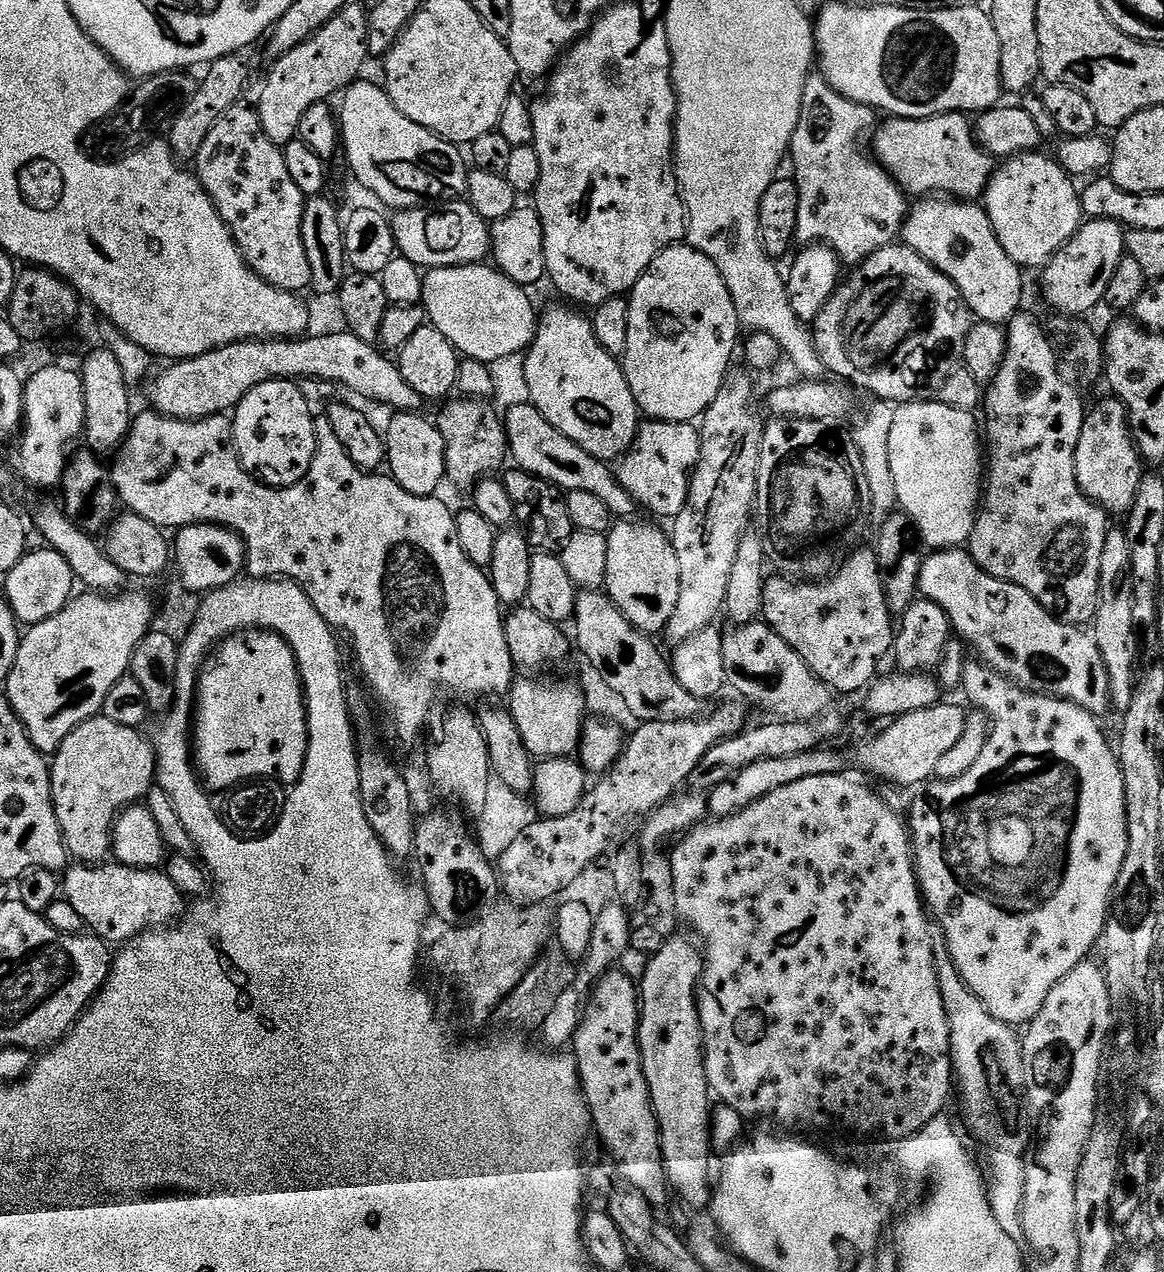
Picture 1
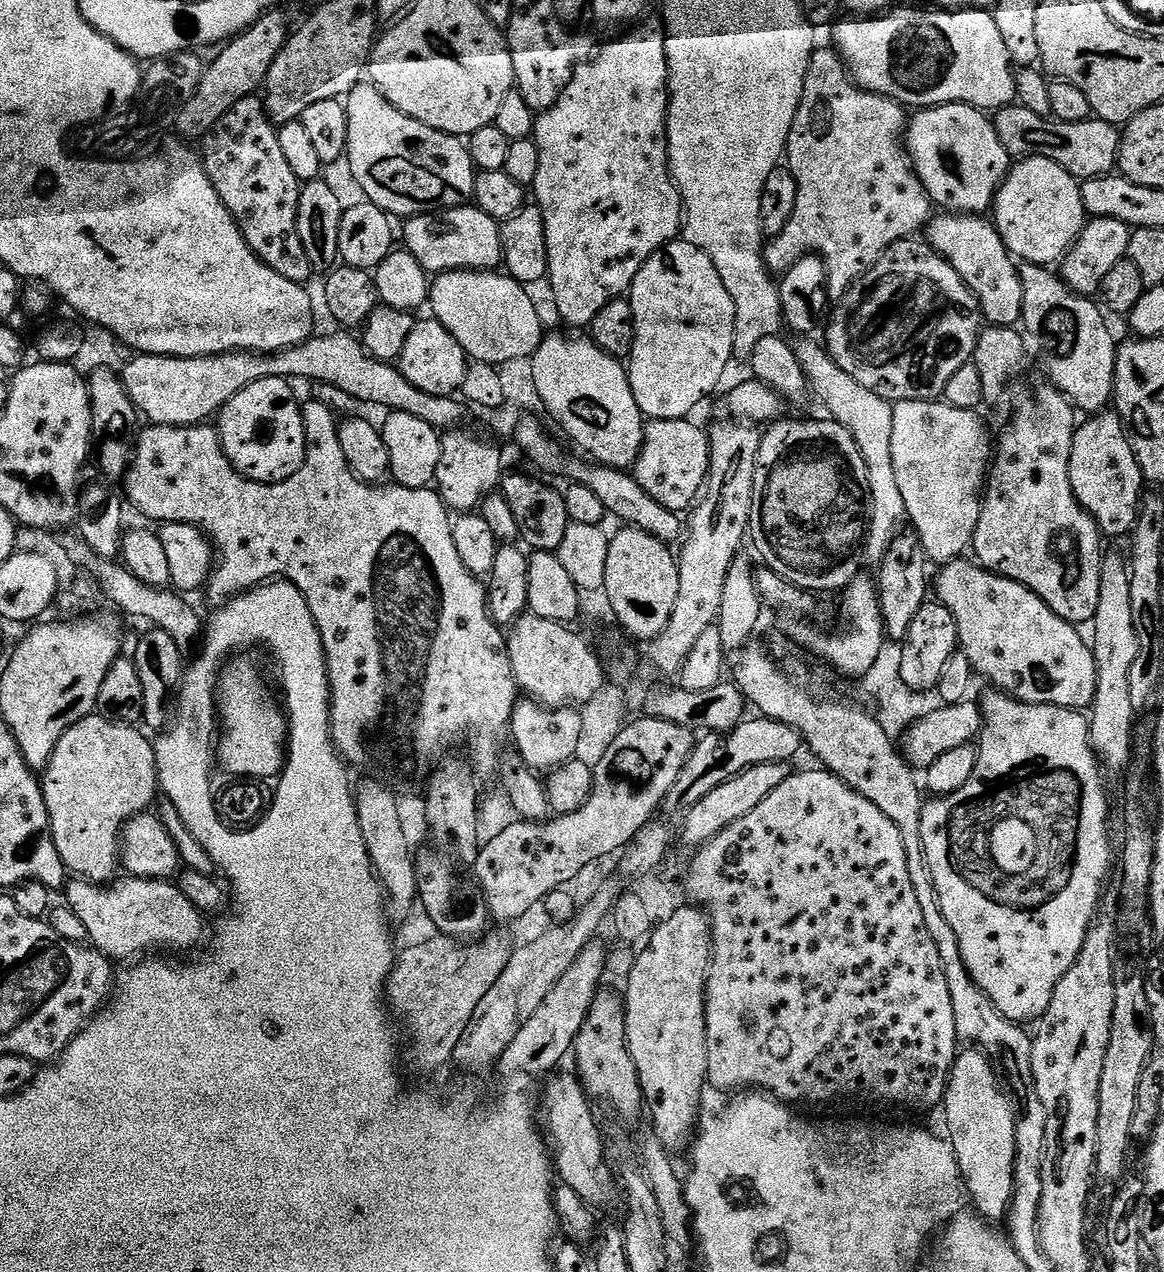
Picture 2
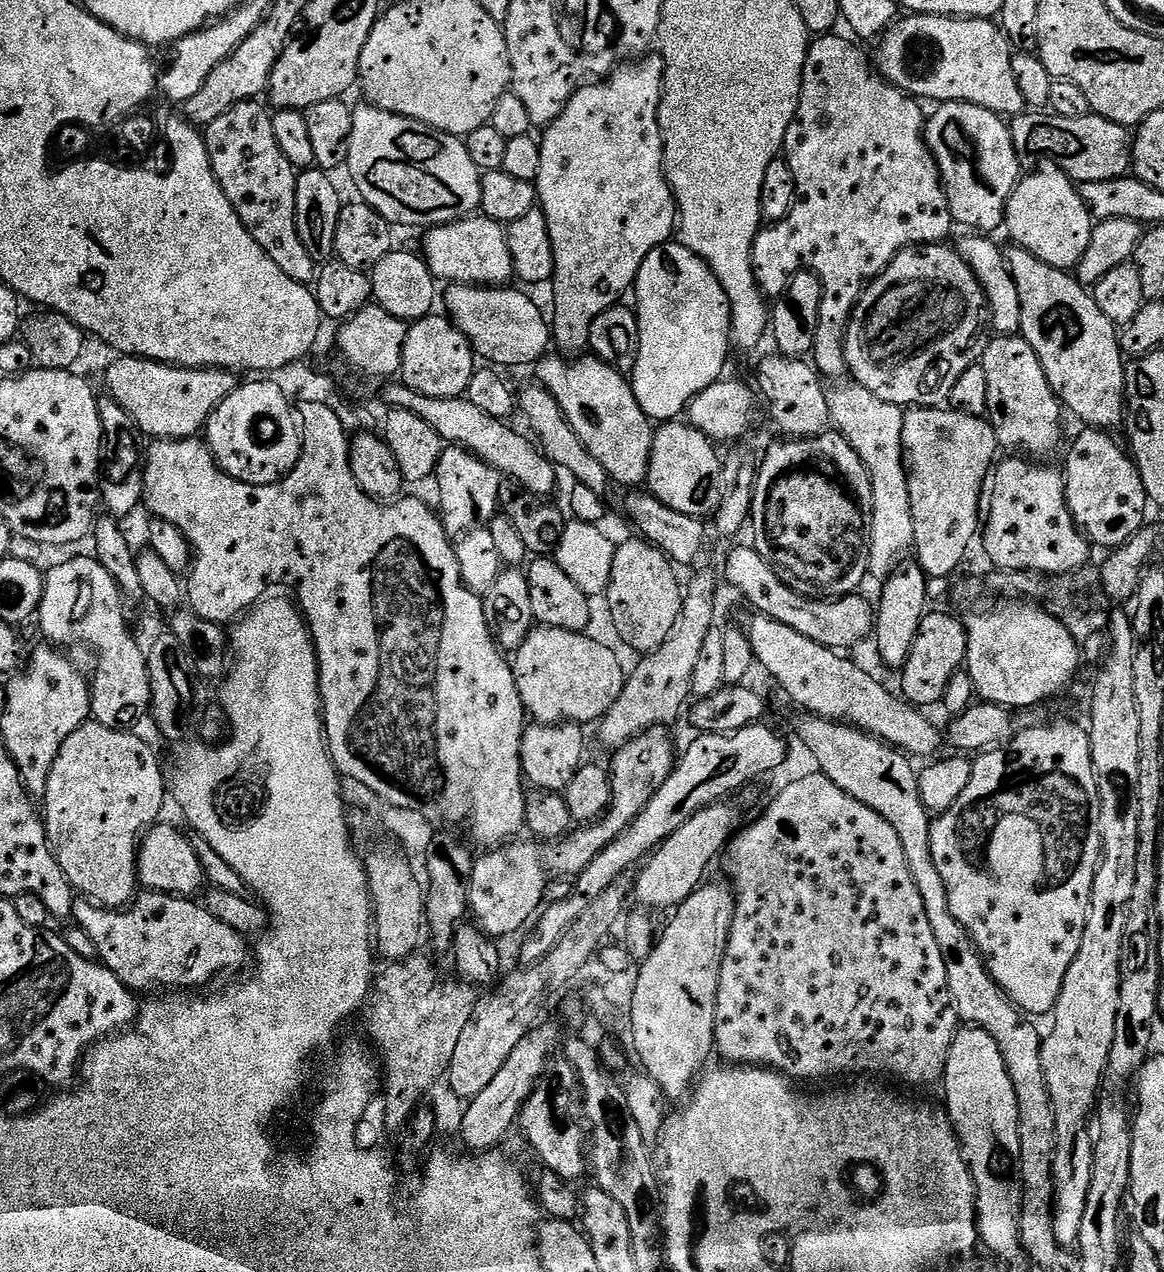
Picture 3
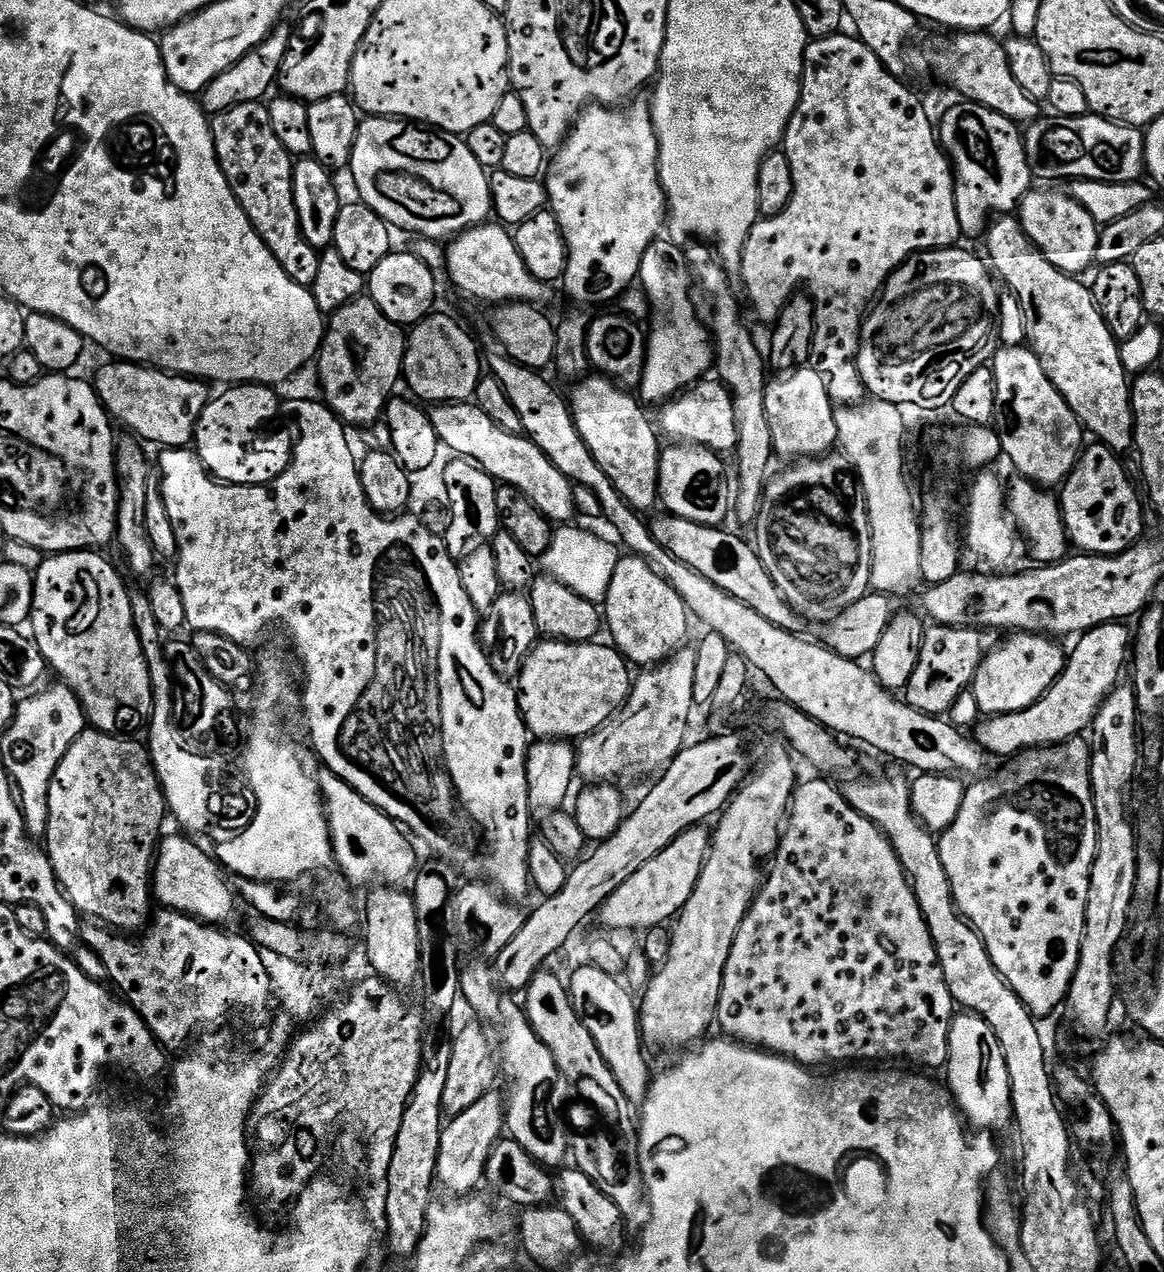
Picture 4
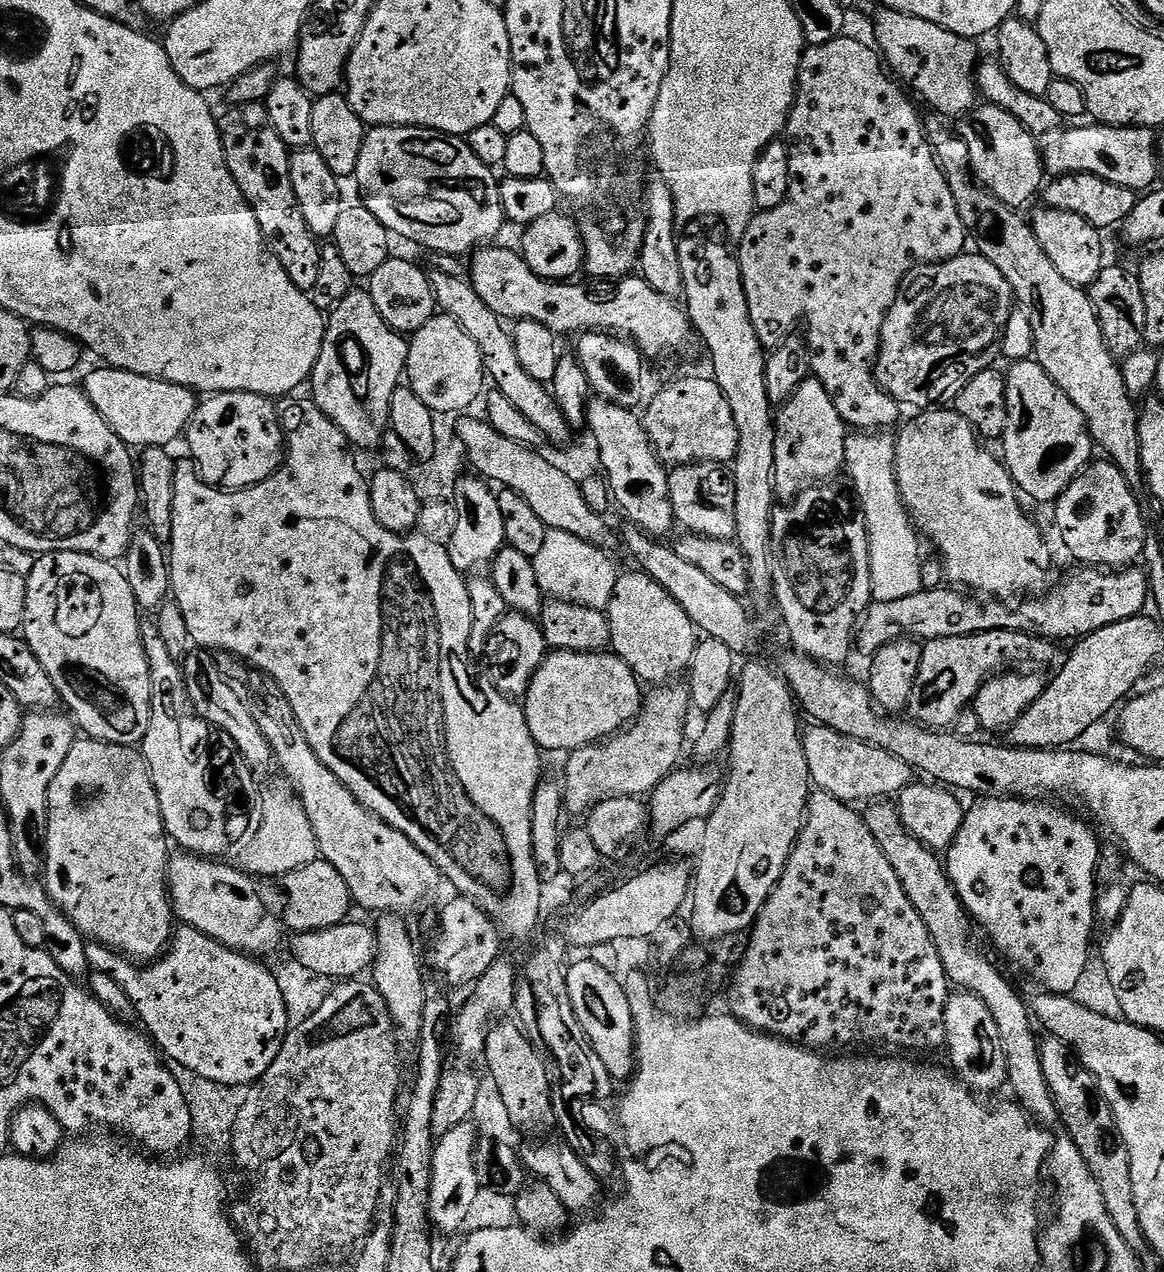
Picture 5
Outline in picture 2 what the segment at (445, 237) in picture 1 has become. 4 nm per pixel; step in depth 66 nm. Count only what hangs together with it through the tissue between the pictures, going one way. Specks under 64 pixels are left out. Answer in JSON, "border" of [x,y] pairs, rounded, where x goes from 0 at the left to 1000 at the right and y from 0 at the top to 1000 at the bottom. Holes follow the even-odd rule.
{"border":[[[408,162],[382,164],[381,167],[367,167],[346,174],[346,194],[369,215],[399,212],[426,212],[433,204],[430,176]]]}

